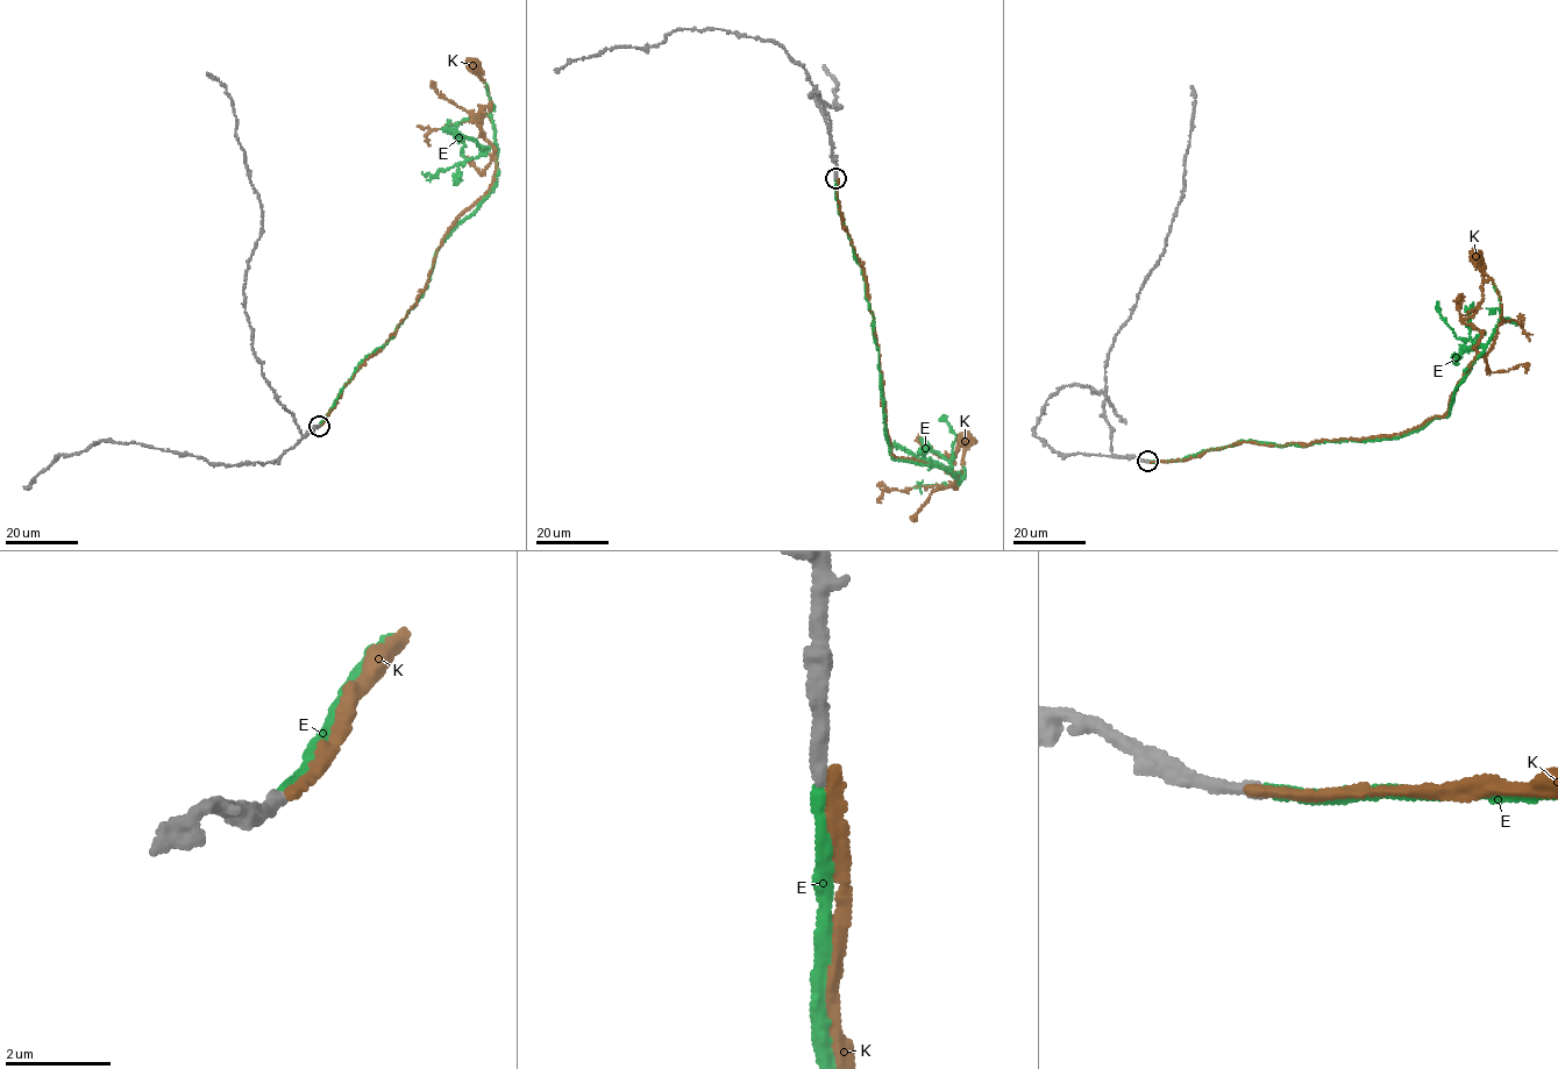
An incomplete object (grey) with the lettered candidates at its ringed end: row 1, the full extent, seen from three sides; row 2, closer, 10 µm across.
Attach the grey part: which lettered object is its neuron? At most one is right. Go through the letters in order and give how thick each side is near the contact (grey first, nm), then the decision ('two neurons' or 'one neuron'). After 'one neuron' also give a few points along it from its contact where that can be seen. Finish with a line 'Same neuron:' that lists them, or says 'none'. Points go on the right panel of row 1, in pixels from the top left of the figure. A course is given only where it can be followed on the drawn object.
E: 260 nm thick on the grey side, 200 nm on the other; one neuron; it runs (1147, 462), (1183, 461), (1245, 440), (1307, 446), (1417, 432), (1446, 415), (1484, 349), (1460, 349), (1465, 343)
K: 280 nm thick on the grey side, 240 nm on the other; two neurons
Same neuron: E

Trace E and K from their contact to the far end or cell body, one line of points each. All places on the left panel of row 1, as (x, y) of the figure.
E: (319, 426), (360, 364), (417, 304), (440, 243), (492, 187), (497, 152), (493, 145), (433, 175), (421, 172)
K: (319, 426), (355, 371), (417, 303), (449, 227), (495, 178), (489, 92), (471, 66)

